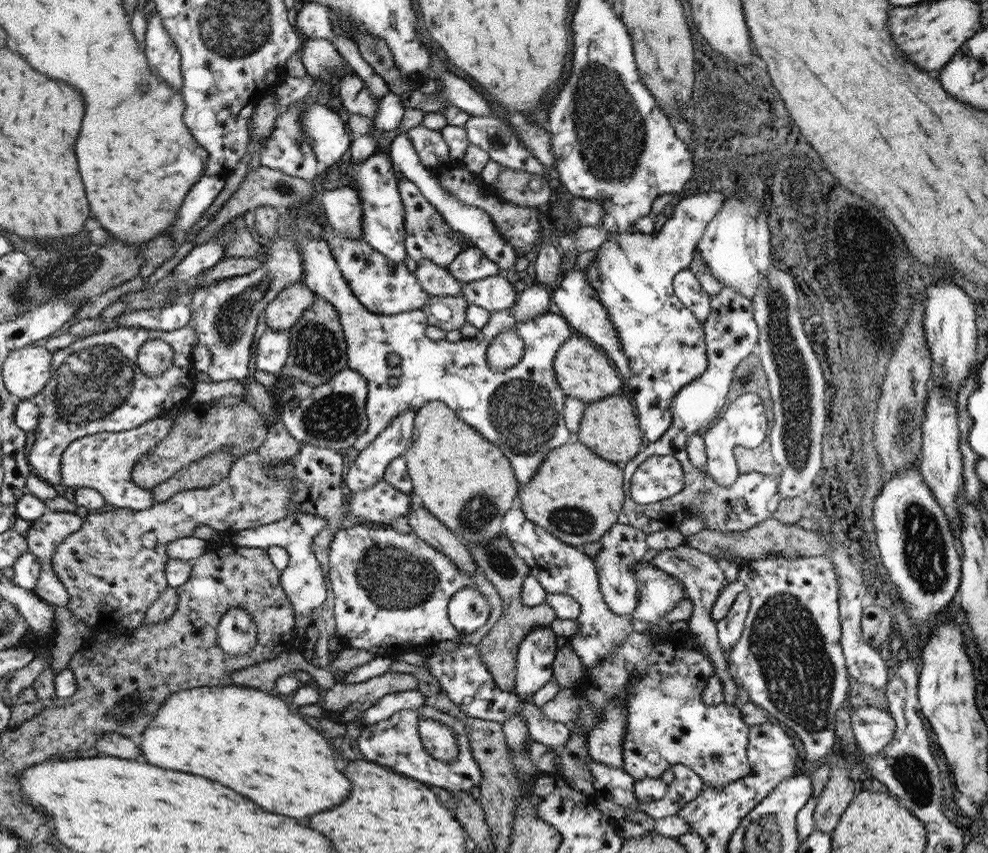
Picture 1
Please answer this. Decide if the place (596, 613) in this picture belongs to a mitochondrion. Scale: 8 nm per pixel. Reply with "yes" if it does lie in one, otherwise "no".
no

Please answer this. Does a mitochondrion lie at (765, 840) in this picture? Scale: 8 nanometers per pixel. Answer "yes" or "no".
yes

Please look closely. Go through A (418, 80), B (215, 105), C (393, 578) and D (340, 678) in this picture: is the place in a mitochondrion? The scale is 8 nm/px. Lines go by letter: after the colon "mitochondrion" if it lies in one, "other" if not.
A: other
B: other
C: mitochondrion
D: other

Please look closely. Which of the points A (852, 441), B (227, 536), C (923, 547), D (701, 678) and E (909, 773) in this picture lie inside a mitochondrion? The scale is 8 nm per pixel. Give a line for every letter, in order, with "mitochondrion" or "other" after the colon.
A: other
B: other
C: mitochondrion
D: other
E: mitochondrion

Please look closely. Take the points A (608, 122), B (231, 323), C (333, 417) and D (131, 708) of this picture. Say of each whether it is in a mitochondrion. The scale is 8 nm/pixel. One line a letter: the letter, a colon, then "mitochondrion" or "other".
A: mitochondrion
B: mitochondrion
C: mitochondrion
D: mitochondrion

